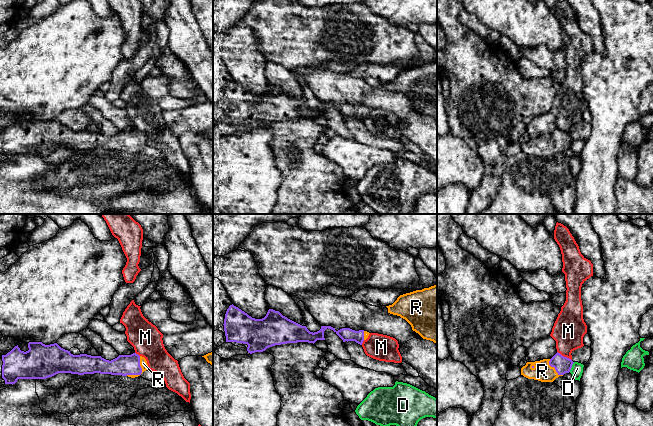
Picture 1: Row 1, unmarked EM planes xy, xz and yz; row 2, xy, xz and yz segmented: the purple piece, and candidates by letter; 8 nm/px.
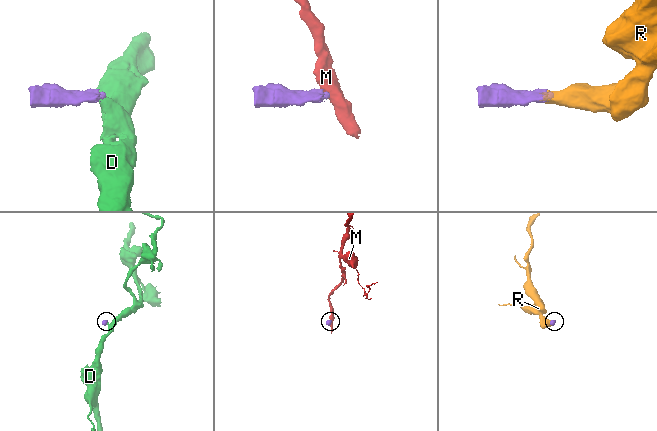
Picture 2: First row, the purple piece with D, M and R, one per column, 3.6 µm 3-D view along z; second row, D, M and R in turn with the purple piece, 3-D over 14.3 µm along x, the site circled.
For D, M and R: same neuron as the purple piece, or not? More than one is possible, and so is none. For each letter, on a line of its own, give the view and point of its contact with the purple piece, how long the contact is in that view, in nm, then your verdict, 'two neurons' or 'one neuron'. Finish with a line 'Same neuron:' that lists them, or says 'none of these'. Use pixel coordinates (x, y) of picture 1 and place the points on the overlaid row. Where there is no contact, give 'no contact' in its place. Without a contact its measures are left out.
D: contact yz (571, 367); length 90 nm; two neurons
M: contact yz (563, 356); length 140 nm; two neurons
R: contact xy (141, 372); length 200 nm; one neuron
Same neuron: R

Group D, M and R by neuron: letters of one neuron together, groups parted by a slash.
D / M / R

